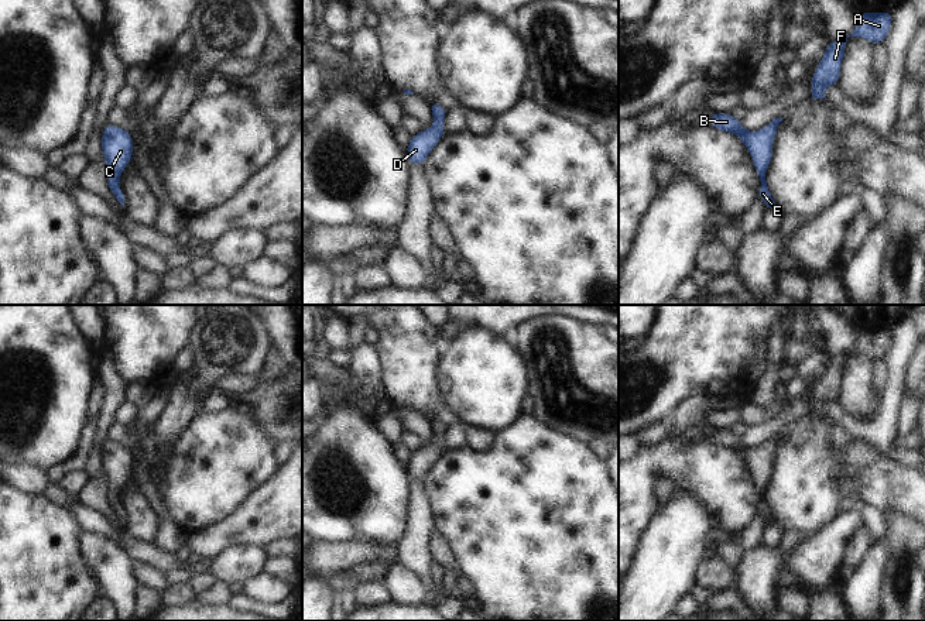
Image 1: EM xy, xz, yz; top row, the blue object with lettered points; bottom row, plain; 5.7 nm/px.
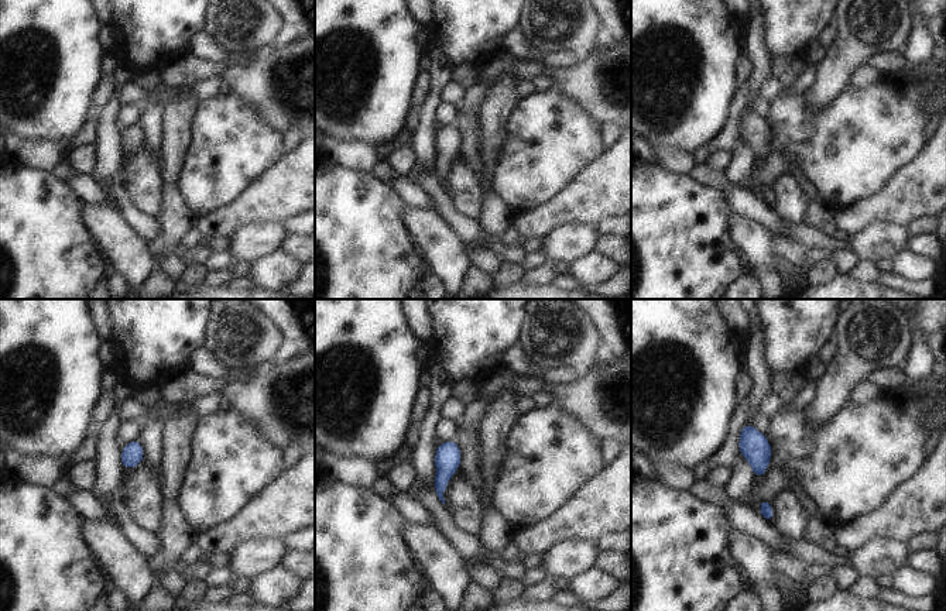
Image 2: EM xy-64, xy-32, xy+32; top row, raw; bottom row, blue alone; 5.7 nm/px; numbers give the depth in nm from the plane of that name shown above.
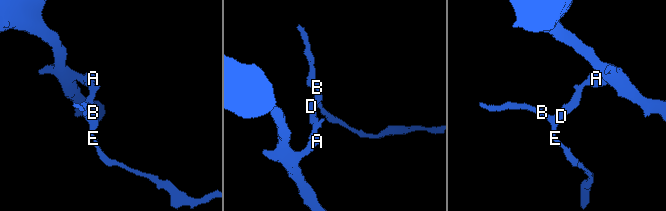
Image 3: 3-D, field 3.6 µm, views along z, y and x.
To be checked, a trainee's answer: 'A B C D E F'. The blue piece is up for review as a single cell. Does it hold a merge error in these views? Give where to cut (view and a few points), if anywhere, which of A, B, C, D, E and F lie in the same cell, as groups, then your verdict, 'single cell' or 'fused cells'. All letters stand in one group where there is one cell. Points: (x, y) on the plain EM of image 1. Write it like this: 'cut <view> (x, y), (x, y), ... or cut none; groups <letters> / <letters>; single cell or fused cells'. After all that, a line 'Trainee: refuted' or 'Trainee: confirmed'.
cut none; groups A B C D E F; single cell
Trainee: confirmed

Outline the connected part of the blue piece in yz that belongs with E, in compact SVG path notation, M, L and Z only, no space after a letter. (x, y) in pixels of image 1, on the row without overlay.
M713 428L709 432L709 438L712 443L720 447L730 447L736 450L741 456L741 459L748 464L757 487L757 493L761 497L761 502L758 505L758 515L764 517L767 524L777 522L767 502L765 488L772 473L772 456L782 435L774 435L770 440L764 442L761 447L744 446L741 438L734 435L730 429L719 430Z

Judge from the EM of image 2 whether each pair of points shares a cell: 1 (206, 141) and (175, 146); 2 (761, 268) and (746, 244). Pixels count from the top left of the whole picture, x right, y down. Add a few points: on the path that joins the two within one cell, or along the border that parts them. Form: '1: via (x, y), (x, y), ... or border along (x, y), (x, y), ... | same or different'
1: border along (196, 112), (191, 120), (191, 141), (178, 175) | different
2: via (761, 263), (751, 250) | same

